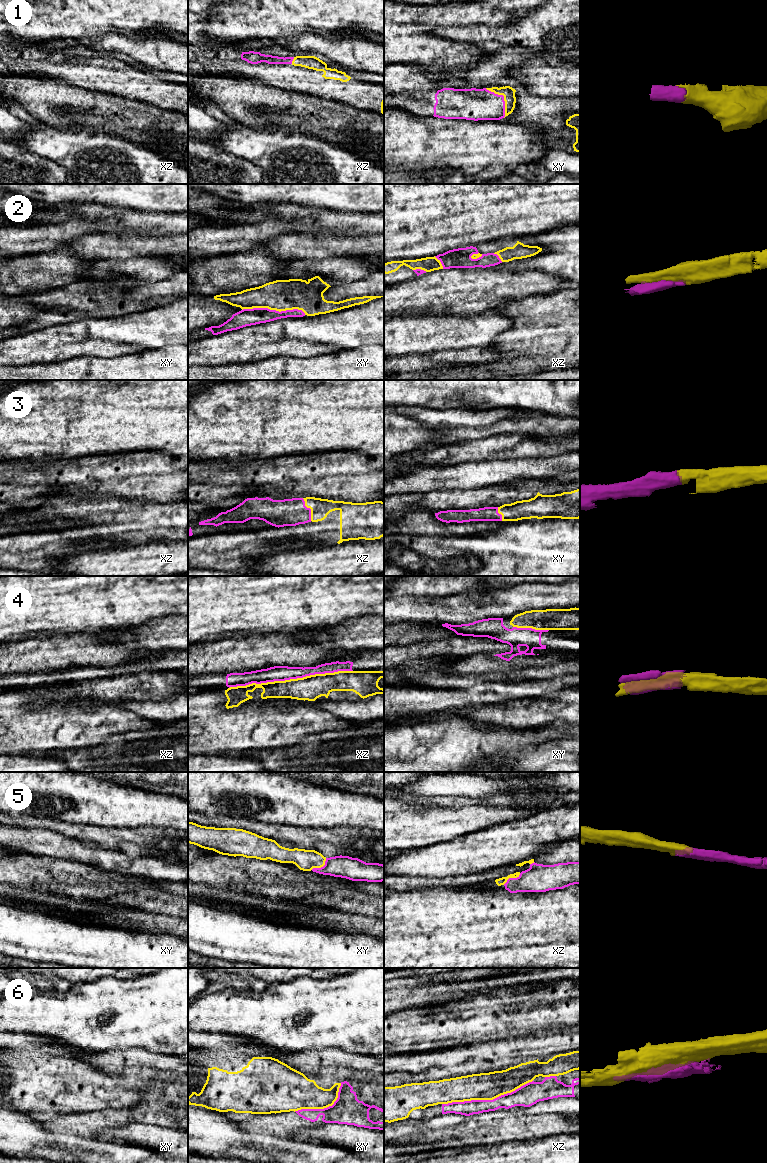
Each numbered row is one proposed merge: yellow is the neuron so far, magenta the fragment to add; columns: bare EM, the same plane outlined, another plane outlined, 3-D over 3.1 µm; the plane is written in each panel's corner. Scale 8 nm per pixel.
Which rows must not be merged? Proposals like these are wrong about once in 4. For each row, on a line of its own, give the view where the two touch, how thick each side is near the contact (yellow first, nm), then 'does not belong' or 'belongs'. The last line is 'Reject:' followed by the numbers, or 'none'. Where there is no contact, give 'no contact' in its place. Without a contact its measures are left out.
1: contact in xy; calibres 100 and 260 nm; belongs
2: contact in xy; calibres 260 and 140 nm; belongs
3: contact in xz; calibres 160 and 220 nm; belongs
4: contact in xz; calibres 200 and 130 nm; does not belong
5: contact in xy; calibres 170 and 180 nm; belongs
6: contact in xz; calibres 220 and 130 nm; does not belong
Reject: 4, 6

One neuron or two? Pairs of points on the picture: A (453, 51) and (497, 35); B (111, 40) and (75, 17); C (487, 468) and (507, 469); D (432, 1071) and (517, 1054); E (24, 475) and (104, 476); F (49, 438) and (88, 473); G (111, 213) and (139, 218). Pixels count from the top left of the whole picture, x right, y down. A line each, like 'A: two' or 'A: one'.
A: two
B: two
C: one
D: one
E: one
F: two
G: one

